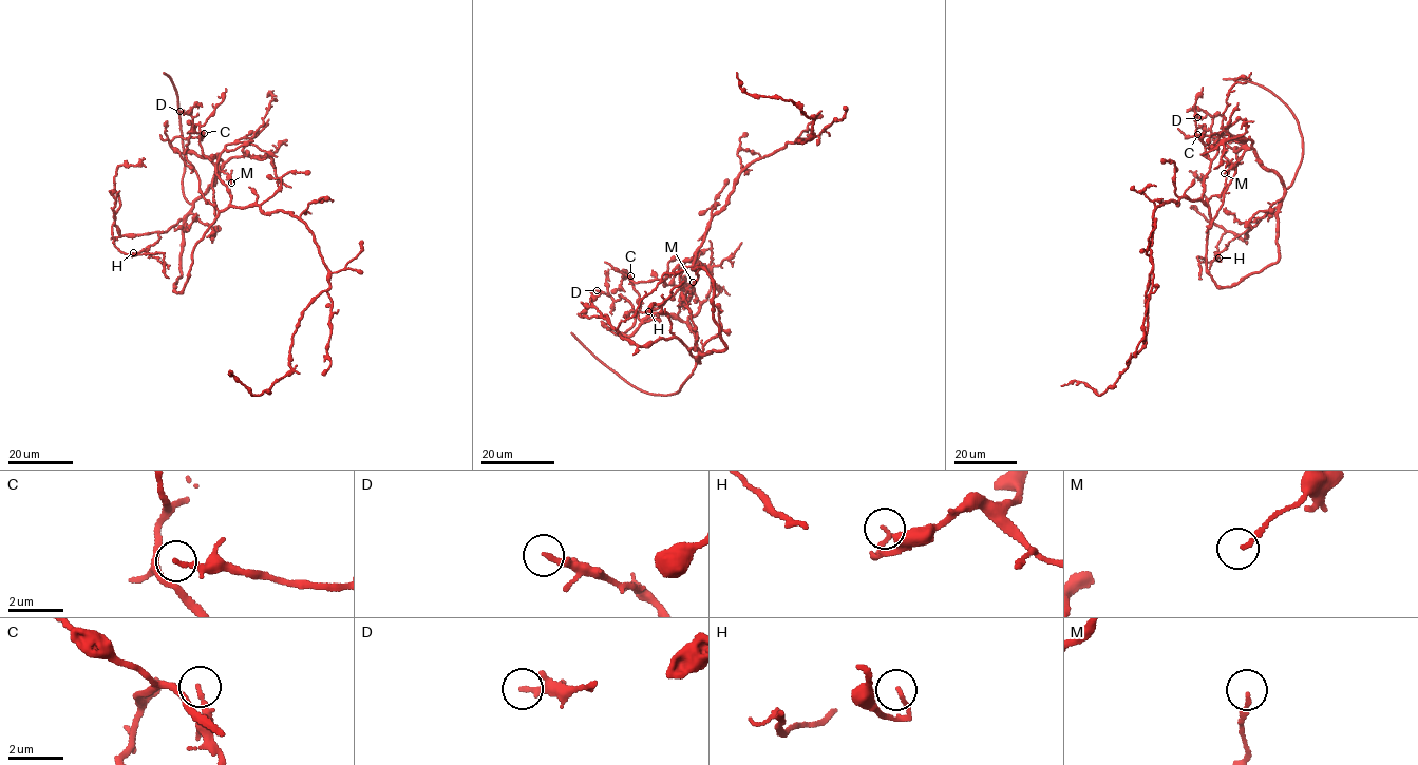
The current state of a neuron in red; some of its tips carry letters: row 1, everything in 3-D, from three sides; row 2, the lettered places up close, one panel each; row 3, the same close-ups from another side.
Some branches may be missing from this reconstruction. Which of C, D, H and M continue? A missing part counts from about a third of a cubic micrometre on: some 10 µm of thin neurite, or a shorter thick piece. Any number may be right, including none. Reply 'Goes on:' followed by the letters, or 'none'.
Goes on: none

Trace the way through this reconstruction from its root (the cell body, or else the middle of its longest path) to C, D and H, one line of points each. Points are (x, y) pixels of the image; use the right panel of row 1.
C: (1207, 205), (1212, 220), (1245, 150), (1233, 151), (1242, 147), (1237, 135), (1197, 134)
D: (1207, 205), (1212, 220), (1245, 150), (1233, 151), (1218, 142), (1210, 129), (1212, 117), (1197, 117)
H: (1207, 205), (1212, 220), (1246, 149), (1281, 177), (1279, 205), (1230, 241), (1216, 254), (1218, 257)

